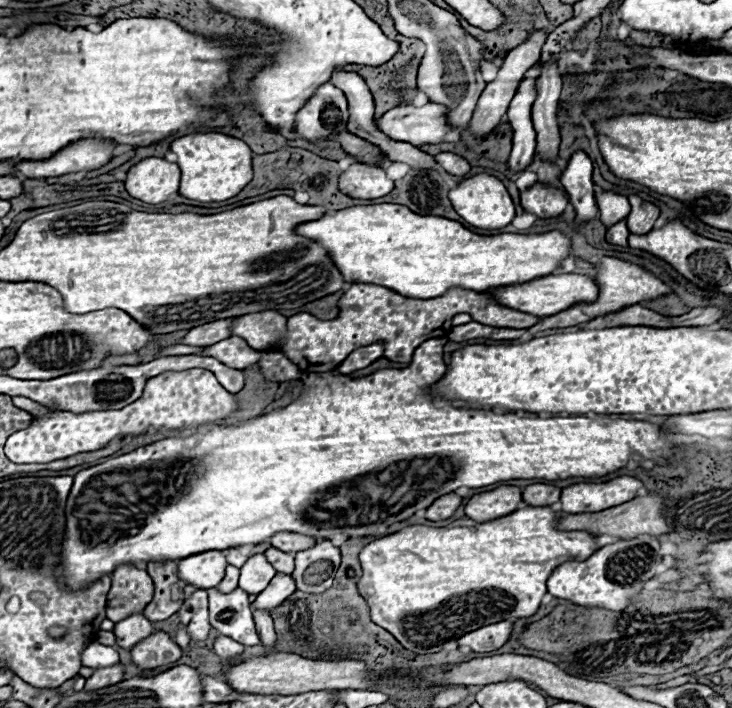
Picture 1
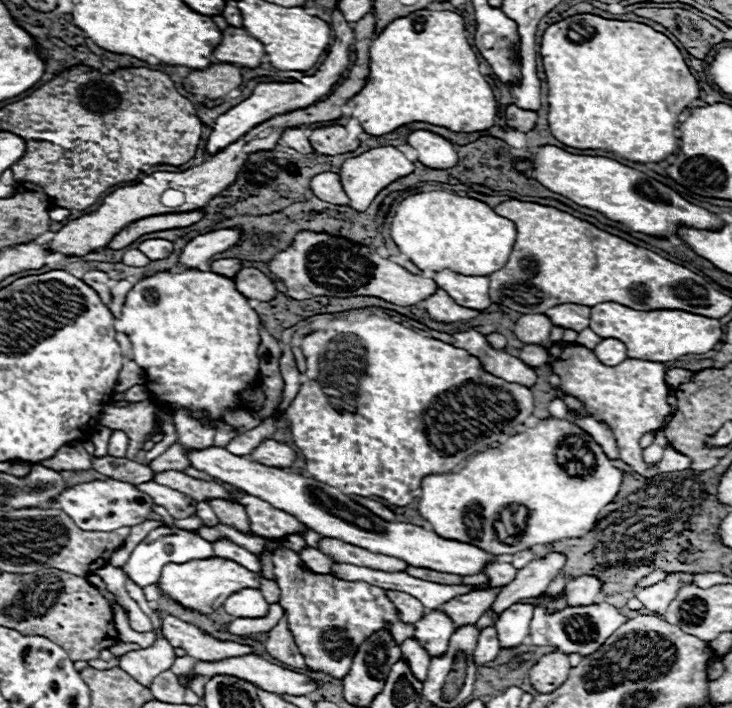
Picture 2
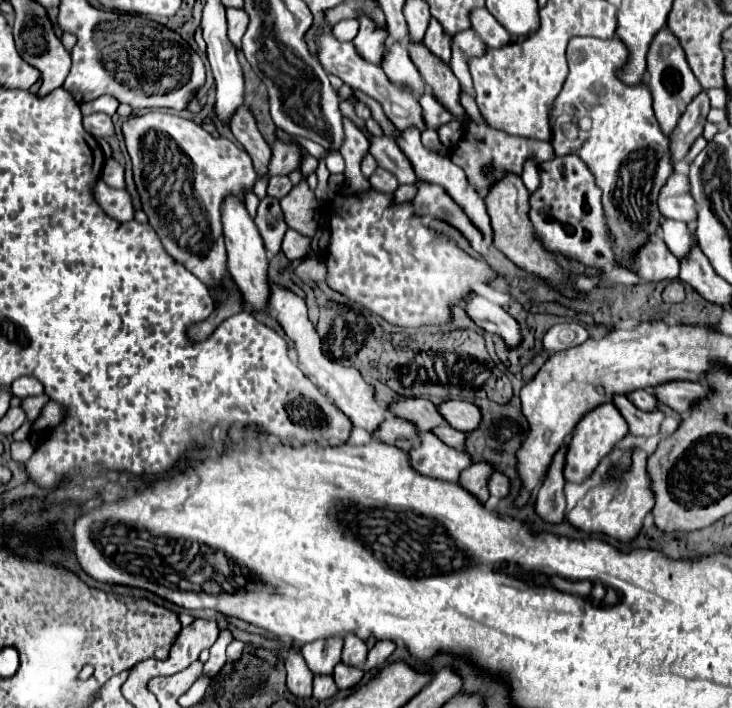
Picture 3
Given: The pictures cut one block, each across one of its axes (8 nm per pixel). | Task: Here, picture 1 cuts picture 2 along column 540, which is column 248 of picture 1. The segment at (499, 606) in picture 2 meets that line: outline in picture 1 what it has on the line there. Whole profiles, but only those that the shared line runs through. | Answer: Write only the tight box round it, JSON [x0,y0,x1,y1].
[238,554,276,594]

